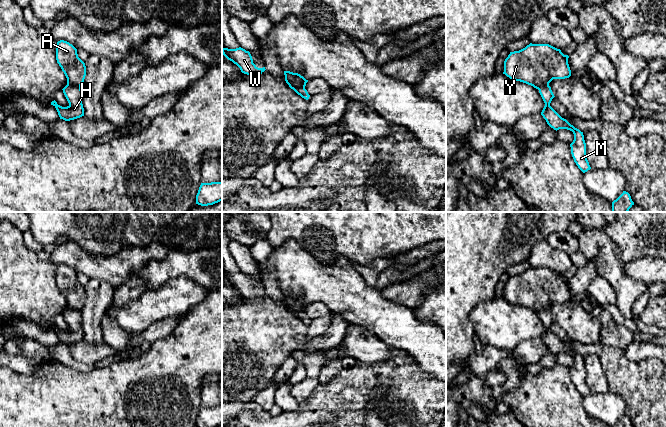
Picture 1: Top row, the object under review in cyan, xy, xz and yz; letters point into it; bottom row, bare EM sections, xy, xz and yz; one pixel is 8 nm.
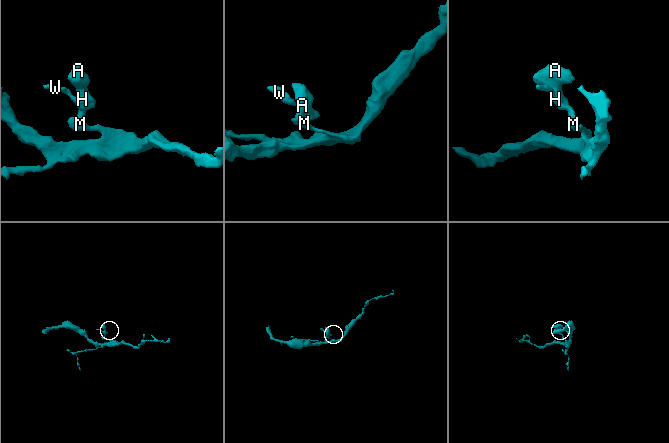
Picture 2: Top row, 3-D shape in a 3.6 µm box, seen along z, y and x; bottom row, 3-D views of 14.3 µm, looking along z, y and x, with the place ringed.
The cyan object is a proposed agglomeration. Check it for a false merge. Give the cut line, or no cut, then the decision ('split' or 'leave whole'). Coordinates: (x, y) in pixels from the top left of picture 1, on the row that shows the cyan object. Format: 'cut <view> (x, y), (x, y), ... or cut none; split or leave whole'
cut xz (289, 84), (304, 88); split

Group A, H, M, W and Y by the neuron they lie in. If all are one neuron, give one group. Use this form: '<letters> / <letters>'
A Y / H M W

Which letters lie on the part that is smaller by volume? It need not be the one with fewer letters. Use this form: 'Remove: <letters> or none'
Remove: A, Y

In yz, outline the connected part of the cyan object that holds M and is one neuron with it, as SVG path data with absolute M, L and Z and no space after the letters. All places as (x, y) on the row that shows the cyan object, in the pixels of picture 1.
M549 84L544 85L539 93L545 103L541 115L546 120L547 124L554 130L567 129L573 132L574 140L570 144L571 154L578 168L583 172L591 169L586 158L586 143L583 132L571 125L566 119L562 118L551 106L550 103L555 97Z

